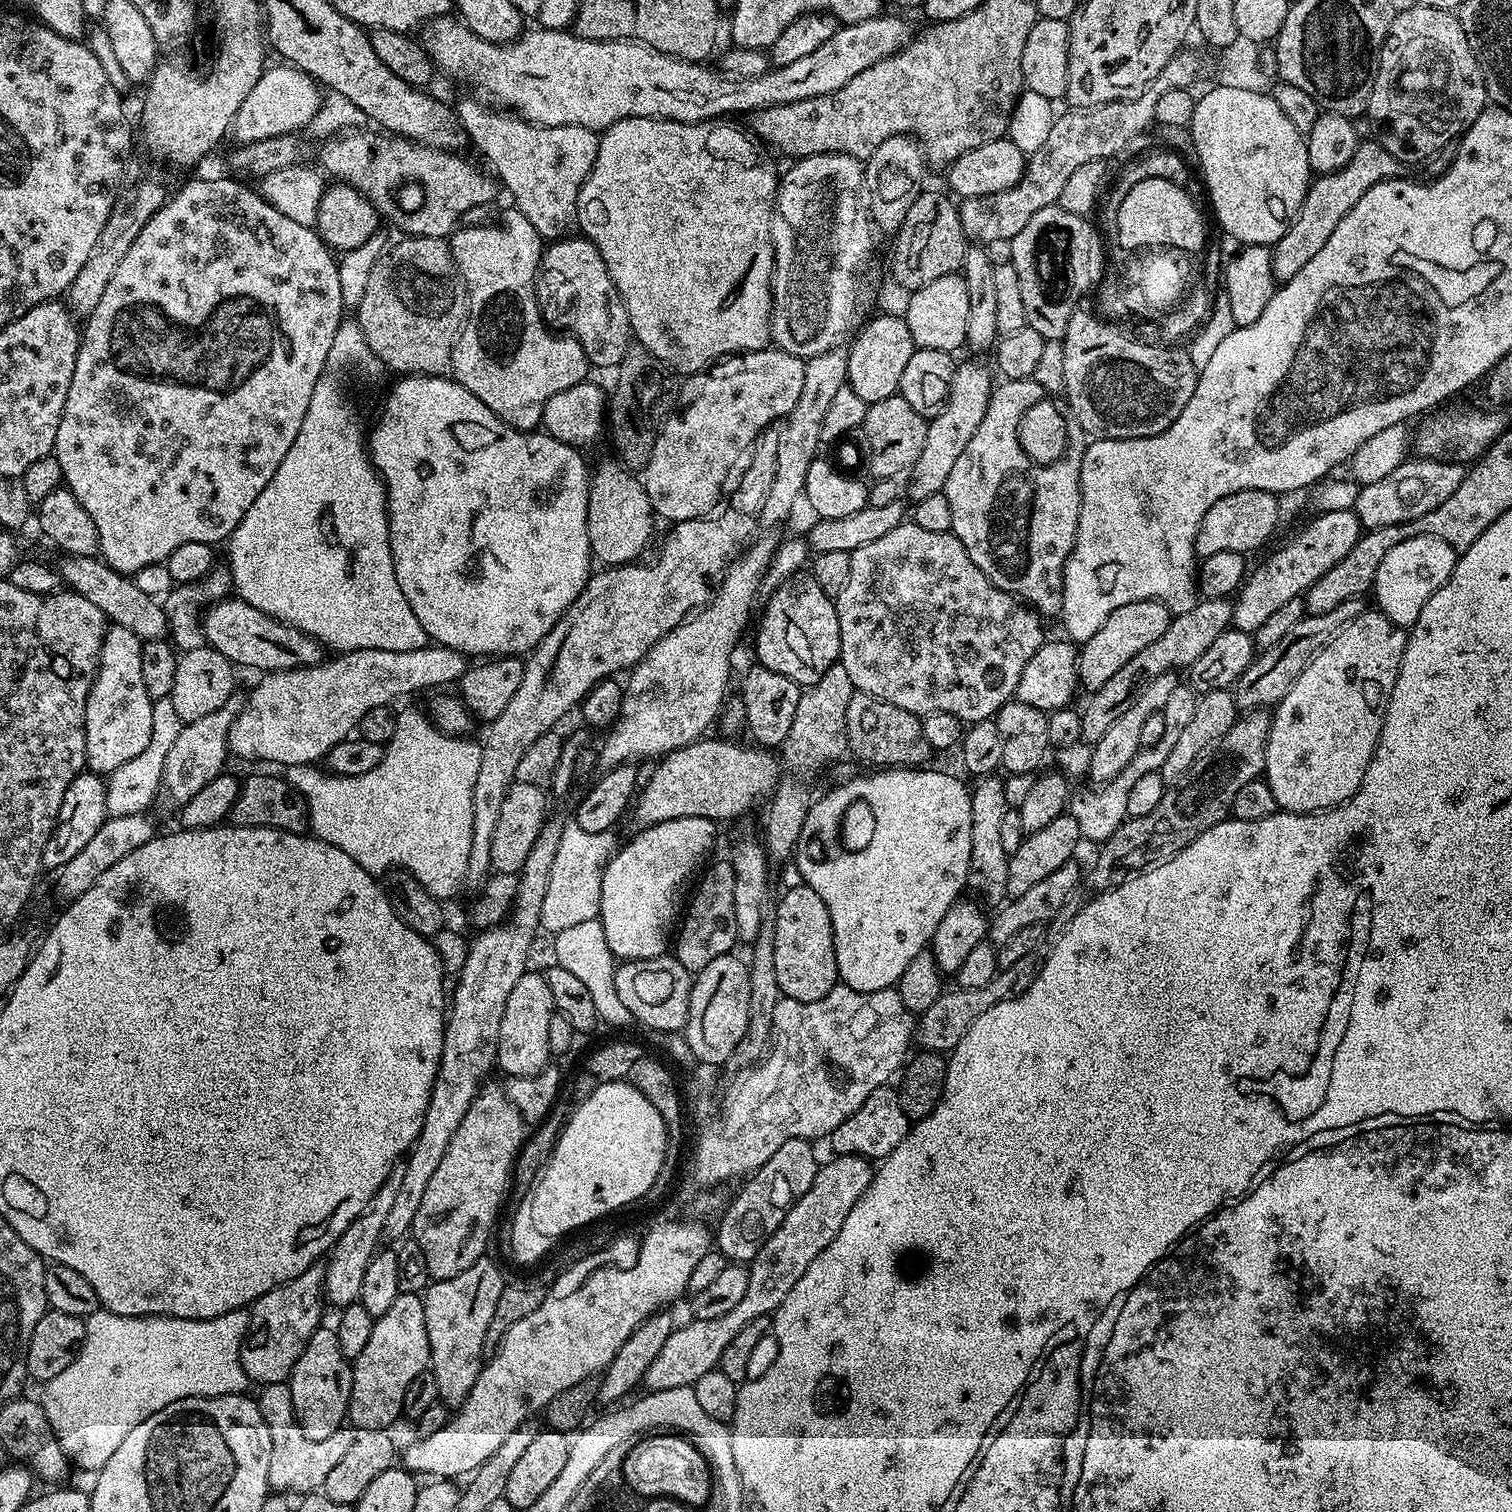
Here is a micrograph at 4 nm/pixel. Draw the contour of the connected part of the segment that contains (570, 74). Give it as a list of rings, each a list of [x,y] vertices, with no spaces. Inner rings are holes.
[[[881,14],[857,24],[837,27],[836,33],[826,42],[822,42],[818,50],[806,54],[806,58],[798,58],[798,62],[790,62],[790,66],[772,66],[768,72],[758,77],[739,79],[716,68],[716,72],[712,68],[704,68],[708,66],[700,62],[679,60],[656,52],[644,44],[637,44],[635,40],[587,40],[572,30],[539,26],[533,29],[533,32],[525,31],[509,44],[495,44],[486,42],[486,38],[478,38],[478,34],[474,34],[463,22],[451,15],[437,16],[435,20],[429,20],[423,25],[422,43],[439,71],[441,68],[446,75],[453,76],[464,84],[481,88],[485,97],[492,96],[493,105],[511,110],[529,124],[542,128],[586,126],[599,134],[605,128],[614,126],[614,122],[622,122],[622,118],[659,116],[661,120],[697,124],[703,120],[732,118],[728,116],[734,115],[735,112],[751,114],[759,108],[793,104],[806,98],[825,96],[846,86],[846,82],[850,82],[854,74],[862,74],[862,70],[874,66],[874,62],[882,62],[882,58],[892,56],[914,35],[913,29],[908,29],[906,21],[899,20],[896,16]]]

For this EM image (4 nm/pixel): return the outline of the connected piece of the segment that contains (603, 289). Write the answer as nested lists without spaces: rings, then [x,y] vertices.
[[[587,238],[572,239],[557,240],[543,249],[542,272],[556,280],[564,280],[560,296],[568,300],[572,307],[572,313],[568,316],[568,324],[572,328],[569,329],[582,346],[589,365],[615,369],[633,339],[624,299],[618,294],[606,270],[606,262],[602,262],[602,254],[598,254],[596,247]]]

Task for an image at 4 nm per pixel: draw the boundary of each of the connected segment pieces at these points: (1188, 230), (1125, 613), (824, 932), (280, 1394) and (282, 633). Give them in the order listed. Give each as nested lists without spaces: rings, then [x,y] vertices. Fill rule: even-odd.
[[[1146,178],[1138,182],[1122,198],[1122,206],[1114,217],[1116,224],[1115,242],[1123,242],[1129,246],[1135,244],[1165,245],[1175,244],[1183,250],[1196,248],[1196,244],[1206,243],[1204,234],[1204,216],[1198,205],[1192,201],[1187,187],[1170,182],[1166,178]]]
[[[1135,600],[1126,606],[1118,606],[1118,610],[1114,610],[1110,618],[1106,618],[1102,630],[1098,630],[1094,638],[1079,645],[1076,657],[1079,687],[1083,691],[1085,688],[1085,693],[1091,694],[1106,686],[1106,682],[1110,682],[1110,678],[1114,678],[1114,674],[1118,674],[1118,670],[1122,670],[1122,666],[1126,666],[1126,662],[1134,658],[1134,654],[1138,654],[1145,646],[1150,646],[1150,642],[1155,642],[1156,639],[1162,638],[1162,634],[1166,634],[1172,618],[1167,606],[1159,600]]]
[[[796,882],[774,905],[774,911],[774,974],[778,974],[780,991],[790,1000],[814,1002],[838,983],[830,910],[826,910],[826,902],[812,888]]]
[[[287,1383],[266,1384],[259,1389],[258,1403],[260,1413],[270,1426],[270,1440],[272,1449],[270,1450],[270,1482],[269,1489],[276,1494],[307,1494],[323,1489],[330,1470],[350,1450],[350,1444],[354,1435],[353,1429],[342,1426],[330,1438],[315,1440],[306,1438],[302,1426],[296,1420],[296,1411],[292,1405],[292,1395]]]
[[[239,598],[219,600],[217,604],[208,605],[202,616],[204,639],[207,647],[218,650],[233,666],[240,664],[244,668],[257,668],[257,673],[281,672],[291,668],[309,668],[312,664],[319,664],[325,659],[326,649],[314,636],[308,636],[302,630],[290,626],[286,622],[276,620],[270,614],[250,606],[250,602]]]

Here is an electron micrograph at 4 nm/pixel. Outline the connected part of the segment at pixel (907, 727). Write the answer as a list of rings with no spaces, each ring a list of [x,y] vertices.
[[[853,691],[850,706],[846,706],[846,738],[848,752],[865,760],[868,766],[895,766],[915,768],[929,763],[934,756],[926,734],[922,734],[921,717],[910,710],[902,710],[885,700],[874,698],[865,692]]]

